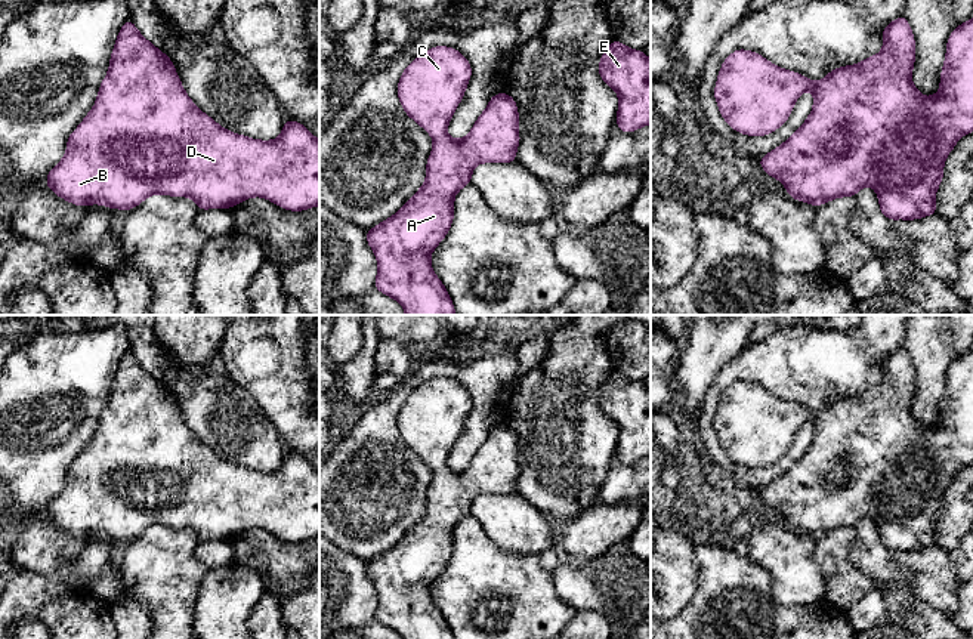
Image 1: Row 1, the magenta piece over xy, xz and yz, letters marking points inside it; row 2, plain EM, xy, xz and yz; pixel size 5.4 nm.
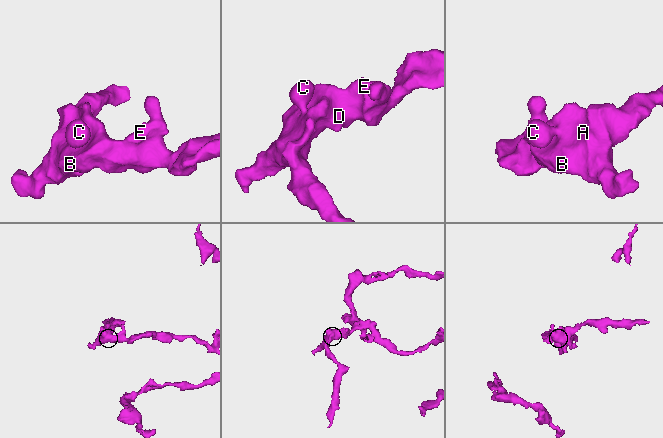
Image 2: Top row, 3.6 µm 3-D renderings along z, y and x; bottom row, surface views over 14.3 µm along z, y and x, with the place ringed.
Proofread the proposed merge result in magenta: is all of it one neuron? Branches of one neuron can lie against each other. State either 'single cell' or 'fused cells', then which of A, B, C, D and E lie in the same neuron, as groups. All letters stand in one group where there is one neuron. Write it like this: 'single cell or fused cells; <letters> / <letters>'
single cell; A B C D E

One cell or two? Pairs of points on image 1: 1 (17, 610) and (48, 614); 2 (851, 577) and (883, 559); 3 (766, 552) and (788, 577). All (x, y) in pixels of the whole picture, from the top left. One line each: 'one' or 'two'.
1: two
2: two
3: one

